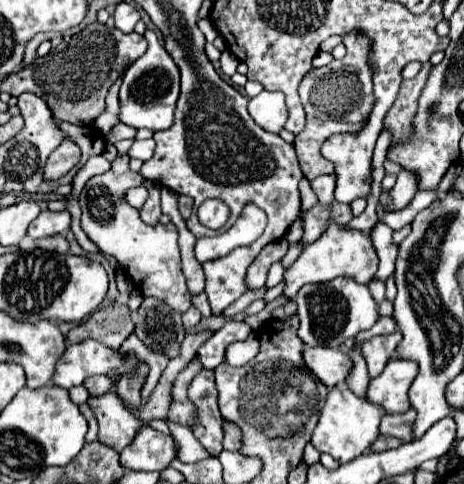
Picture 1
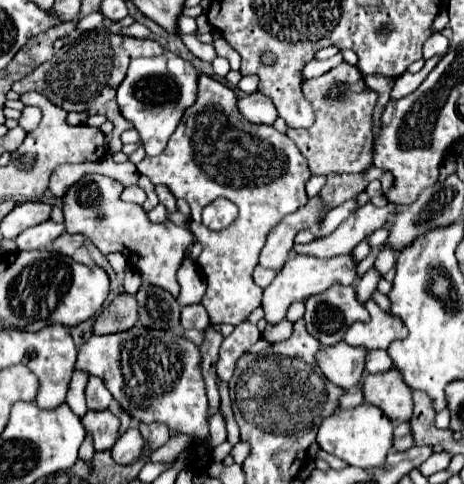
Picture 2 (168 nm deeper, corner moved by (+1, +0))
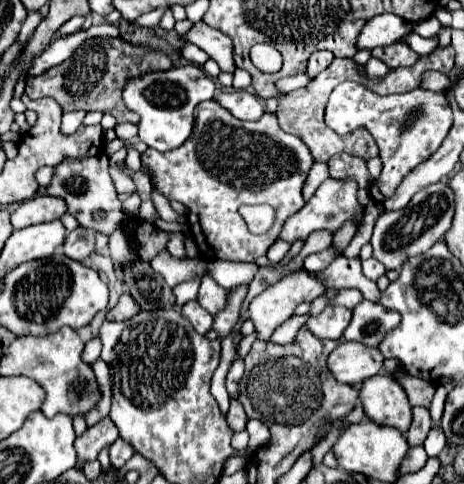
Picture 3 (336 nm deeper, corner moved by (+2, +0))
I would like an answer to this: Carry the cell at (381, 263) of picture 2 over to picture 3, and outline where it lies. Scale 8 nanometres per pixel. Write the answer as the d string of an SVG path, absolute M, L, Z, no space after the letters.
M367 259L367 261L363 261L363 273L369 277L369 279L373 279L373 281L377 281L381 275L385 275L385 267L377 261L377 259Z

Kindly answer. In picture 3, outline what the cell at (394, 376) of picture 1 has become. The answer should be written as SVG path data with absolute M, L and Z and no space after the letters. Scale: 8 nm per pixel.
M379 373L363 381L361 403L365 415L377 425L389 425L405 433L411 423L411 405L405 391L389 373Z

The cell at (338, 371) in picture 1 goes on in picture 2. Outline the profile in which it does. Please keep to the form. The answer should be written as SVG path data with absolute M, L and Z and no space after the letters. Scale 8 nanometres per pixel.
M342 341L332 347L322 347L316 355L316 363L328 381L346 391L360 383L364 373L364 357L366 349L352 347Z

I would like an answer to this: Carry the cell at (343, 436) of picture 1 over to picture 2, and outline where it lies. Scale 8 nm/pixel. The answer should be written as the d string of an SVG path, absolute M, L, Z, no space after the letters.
M362 403L358 407L342 409L330 417L326 417L318 429L318 445L330 455L346 461L354 467L382 467L384 459L392 447L392 421L374 405Z

